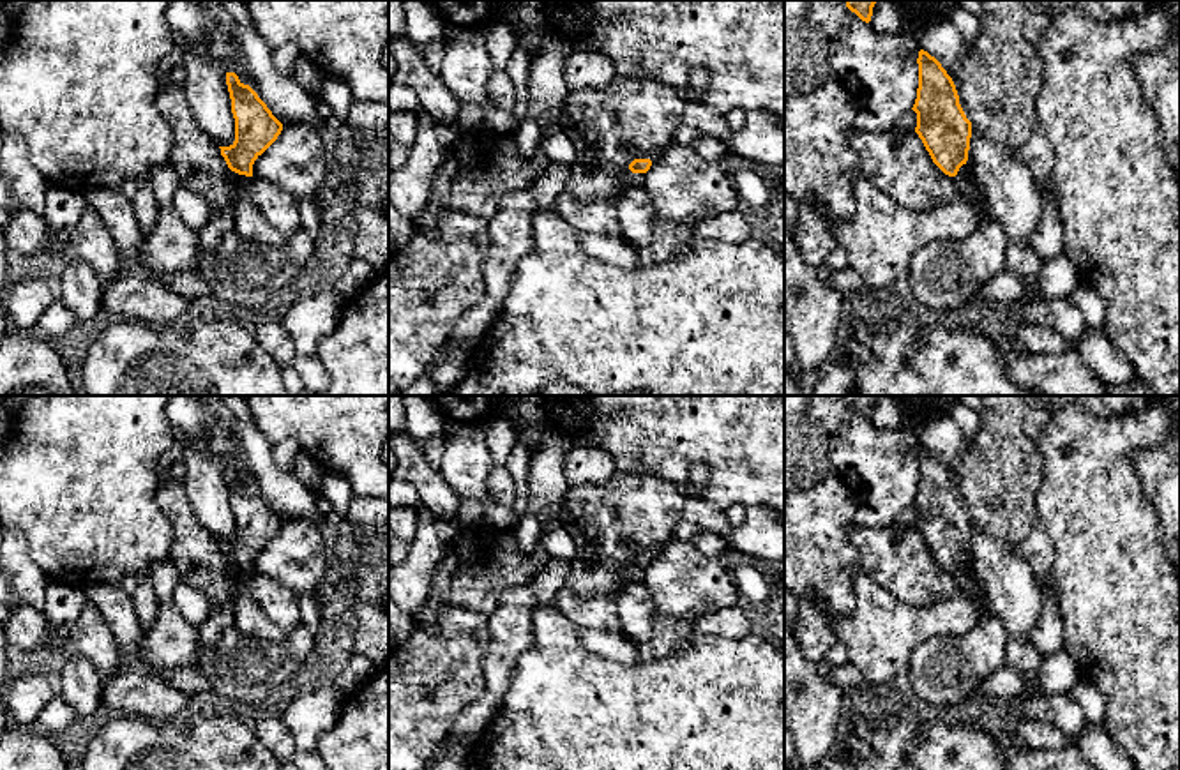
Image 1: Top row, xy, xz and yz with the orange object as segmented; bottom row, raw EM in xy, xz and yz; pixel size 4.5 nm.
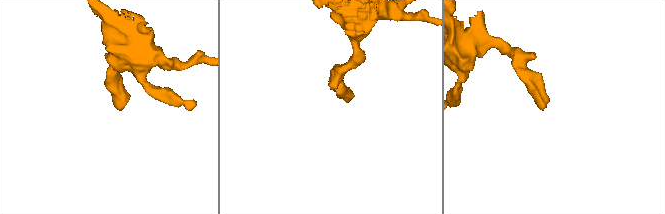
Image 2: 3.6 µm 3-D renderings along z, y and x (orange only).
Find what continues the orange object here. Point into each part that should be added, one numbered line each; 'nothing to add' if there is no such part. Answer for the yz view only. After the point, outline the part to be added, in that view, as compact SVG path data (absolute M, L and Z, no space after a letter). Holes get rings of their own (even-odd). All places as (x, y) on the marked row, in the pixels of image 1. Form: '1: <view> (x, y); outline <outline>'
1: yz (965, 184); outline M957 171L957 175L954 177L961 196L972 196L973 194L973 182L968 178L966 171Z

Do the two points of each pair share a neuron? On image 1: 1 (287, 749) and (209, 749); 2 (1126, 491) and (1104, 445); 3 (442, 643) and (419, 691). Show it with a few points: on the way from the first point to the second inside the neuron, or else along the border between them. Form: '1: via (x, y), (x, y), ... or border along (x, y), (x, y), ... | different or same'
1: border along (253, 732), (271, 751) | different
2: via (1115, 481), (1104, 467), (1104, 456) | same
3: via (442, 656), (442, 666), (430, 679) | same

